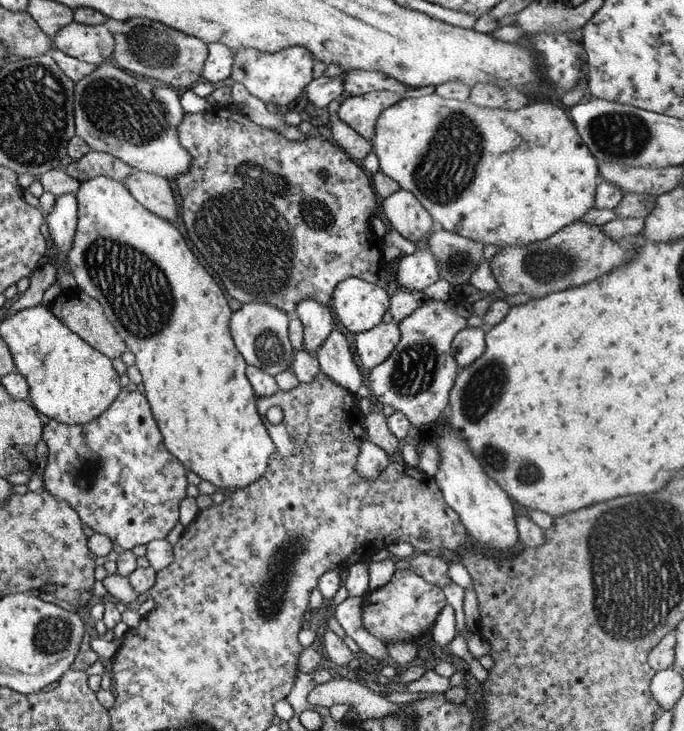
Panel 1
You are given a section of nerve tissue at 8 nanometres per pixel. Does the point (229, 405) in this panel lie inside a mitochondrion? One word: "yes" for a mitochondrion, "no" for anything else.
no

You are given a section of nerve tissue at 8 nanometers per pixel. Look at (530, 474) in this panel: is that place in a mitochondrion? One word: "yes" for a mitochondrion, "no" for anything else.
yes

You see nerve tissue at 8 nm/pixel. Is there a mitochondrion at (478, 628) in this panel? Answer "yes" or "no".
no

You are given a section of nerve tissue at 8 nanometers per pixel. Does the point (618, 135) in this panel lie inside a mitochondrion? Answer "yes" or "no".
yes

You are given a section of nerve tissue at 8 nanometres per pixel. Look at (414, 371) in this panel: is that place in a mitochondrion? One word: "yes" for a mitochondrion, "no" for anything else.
yes

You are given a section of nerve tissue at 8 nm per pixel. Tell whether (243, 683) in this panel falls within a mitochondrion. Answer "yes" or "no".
no

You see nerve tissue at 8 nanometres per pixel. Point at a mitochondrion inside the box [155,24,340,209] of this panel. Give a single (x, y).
(244, 67)

